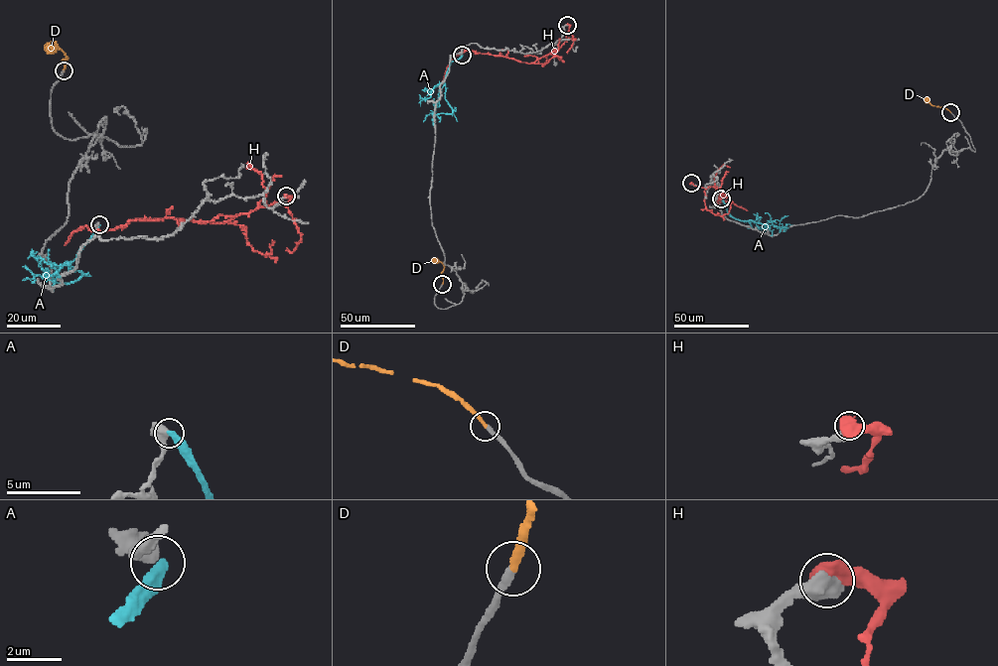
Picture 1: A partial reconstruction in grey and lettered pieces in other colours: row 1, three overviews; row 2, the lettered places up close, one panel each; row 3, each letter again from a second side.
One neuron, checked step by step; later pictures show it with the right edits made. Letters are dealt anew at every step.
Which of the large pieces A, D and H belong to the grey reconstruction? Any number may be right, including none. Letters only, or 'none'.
D

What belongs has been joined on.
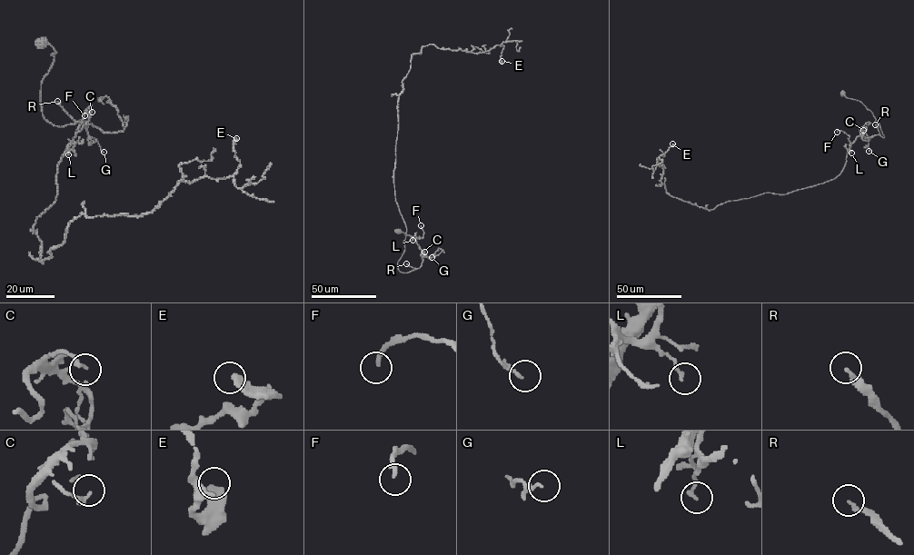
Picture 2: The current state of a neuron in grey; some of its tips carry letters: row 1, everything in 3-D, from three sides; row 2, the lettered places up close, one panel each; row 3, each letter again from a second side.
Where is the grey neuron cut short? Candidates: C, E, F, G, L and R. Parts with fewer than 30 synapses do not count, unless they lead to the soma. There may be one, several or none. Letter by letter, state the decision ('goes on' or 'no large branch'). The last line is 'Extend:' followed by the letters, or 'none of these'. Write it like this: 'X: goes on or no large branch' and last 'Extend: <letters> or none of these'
C: no large branch
E: no large branch
F: no large branch
G: no large branch
L: no large branch
R: goes on
Extend: R

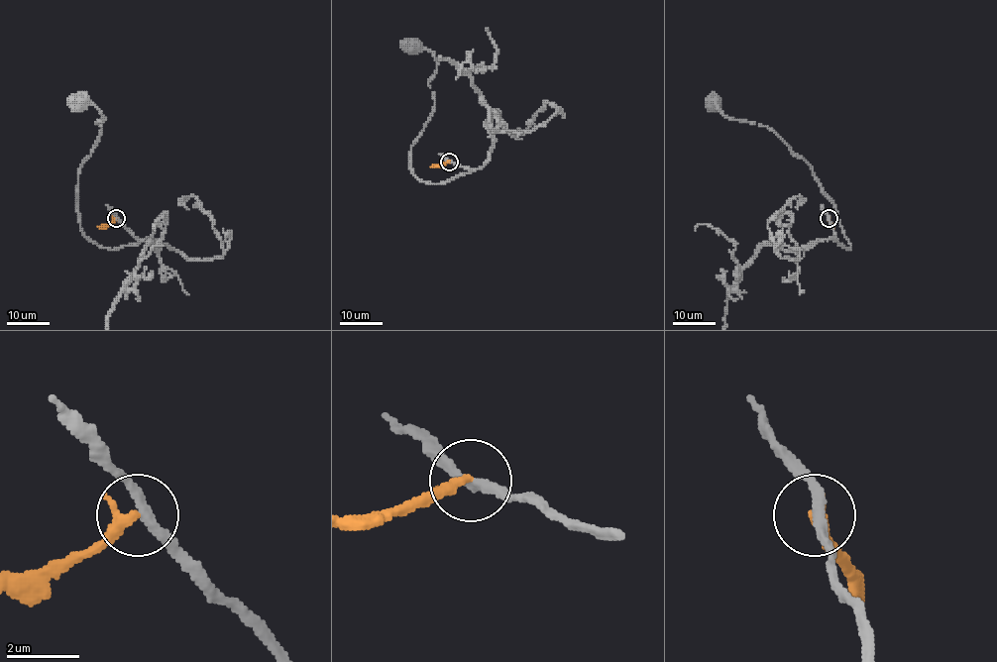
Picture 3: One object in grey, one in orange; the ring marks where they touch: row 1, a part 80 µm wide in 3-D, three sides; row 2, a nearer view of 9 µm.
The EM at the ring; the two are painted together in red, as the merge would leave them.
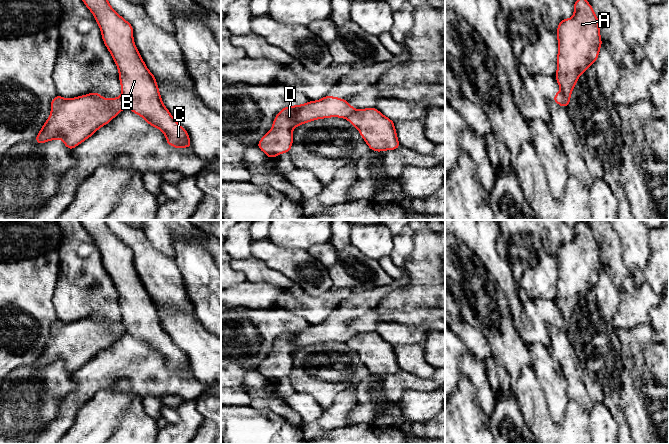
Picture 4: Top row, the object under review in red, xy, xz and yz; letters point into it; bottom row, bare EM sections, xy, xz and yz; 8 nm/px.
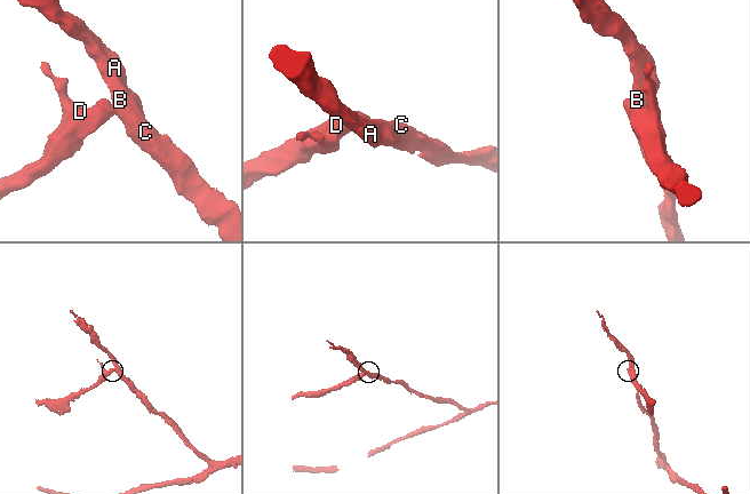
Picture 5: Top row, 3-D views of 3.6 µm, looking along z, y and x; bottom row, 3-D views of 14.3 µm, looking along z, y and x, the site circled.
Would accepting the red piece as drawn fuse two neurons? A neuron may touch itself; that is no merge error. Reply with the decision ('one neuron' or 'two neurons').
two neurons

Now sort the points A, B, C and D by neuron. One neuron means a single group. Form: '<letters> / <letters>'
A B C / D

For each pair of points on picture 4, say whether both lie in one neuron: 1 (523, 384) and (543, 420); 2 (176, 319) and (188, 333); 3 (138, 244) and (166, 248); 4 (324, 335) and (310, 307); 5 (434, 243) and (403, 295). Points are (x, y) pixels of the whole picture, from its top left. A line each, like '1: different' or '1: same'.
1: same
2: same
3: different
4: different
5: same

